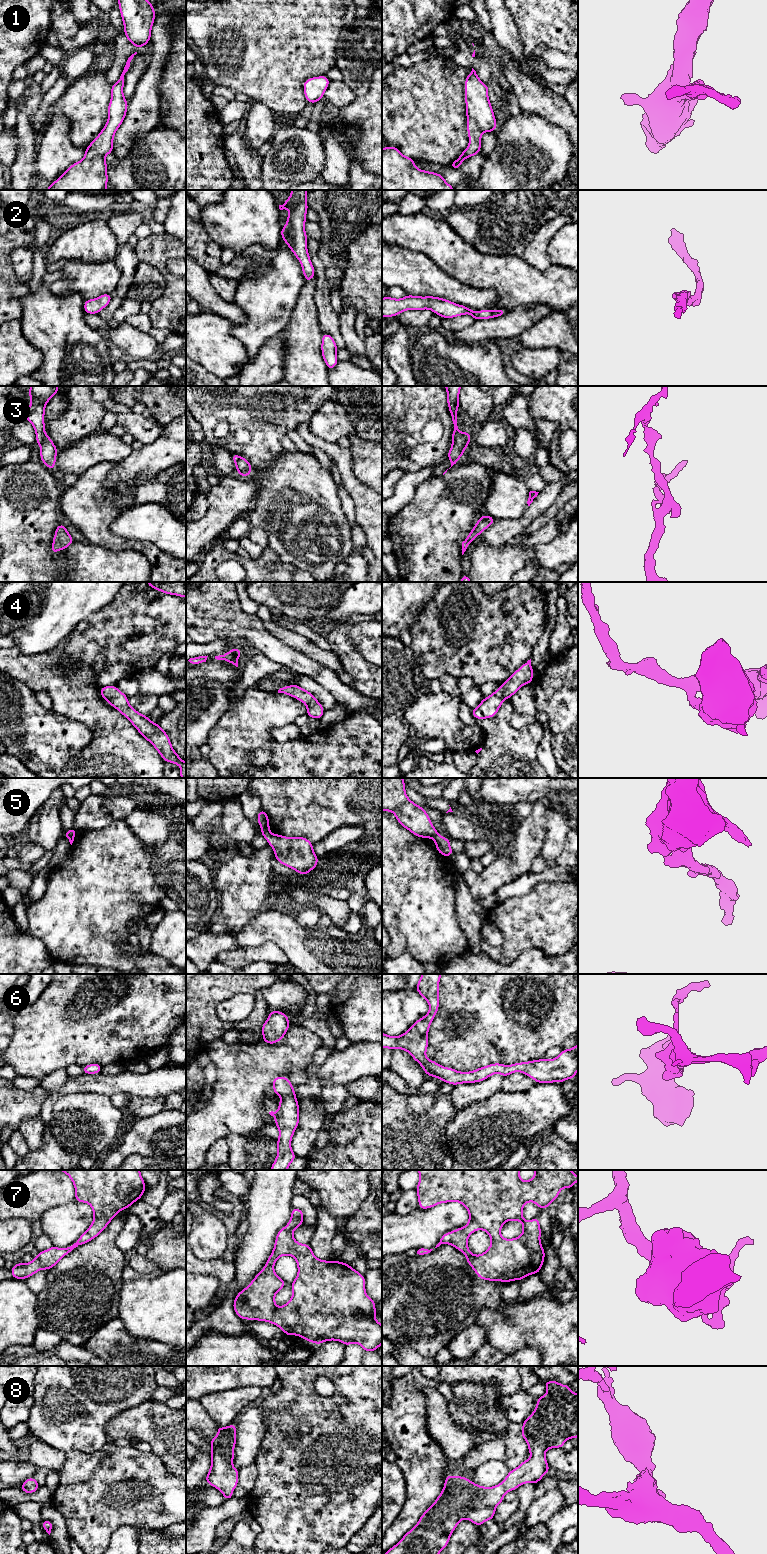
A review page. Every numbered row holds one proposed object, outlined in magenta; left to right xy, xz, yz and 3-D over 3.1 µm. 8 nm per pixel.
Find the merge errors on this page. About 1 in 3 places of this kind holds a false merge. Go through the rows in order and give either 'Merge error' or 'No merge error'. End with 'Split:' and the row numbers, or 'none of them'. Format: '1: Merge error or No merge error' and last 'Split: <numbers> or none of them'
1: No merge error
2: No merge error
3: Merge error
4: No merge error
5: Merge error
6: No merge error
7: No merge error
8: No merge error
Split: 3, 5

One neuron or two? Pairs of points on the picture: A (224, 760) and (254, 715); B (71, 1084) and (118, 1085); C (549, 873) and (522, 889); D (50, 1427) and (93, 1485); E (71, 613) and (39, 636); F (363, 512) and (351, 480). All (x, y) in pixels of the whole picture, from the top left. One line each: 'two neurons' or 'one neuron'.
A: one neuron
B: one neuron
C: one neuron
D: two neurons
E: one neuron
F: one neuron

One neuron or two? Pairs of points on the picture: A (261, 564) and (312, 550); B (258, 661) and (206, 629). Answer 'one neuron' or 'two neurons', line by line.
A: two neurons
B: two neurons

